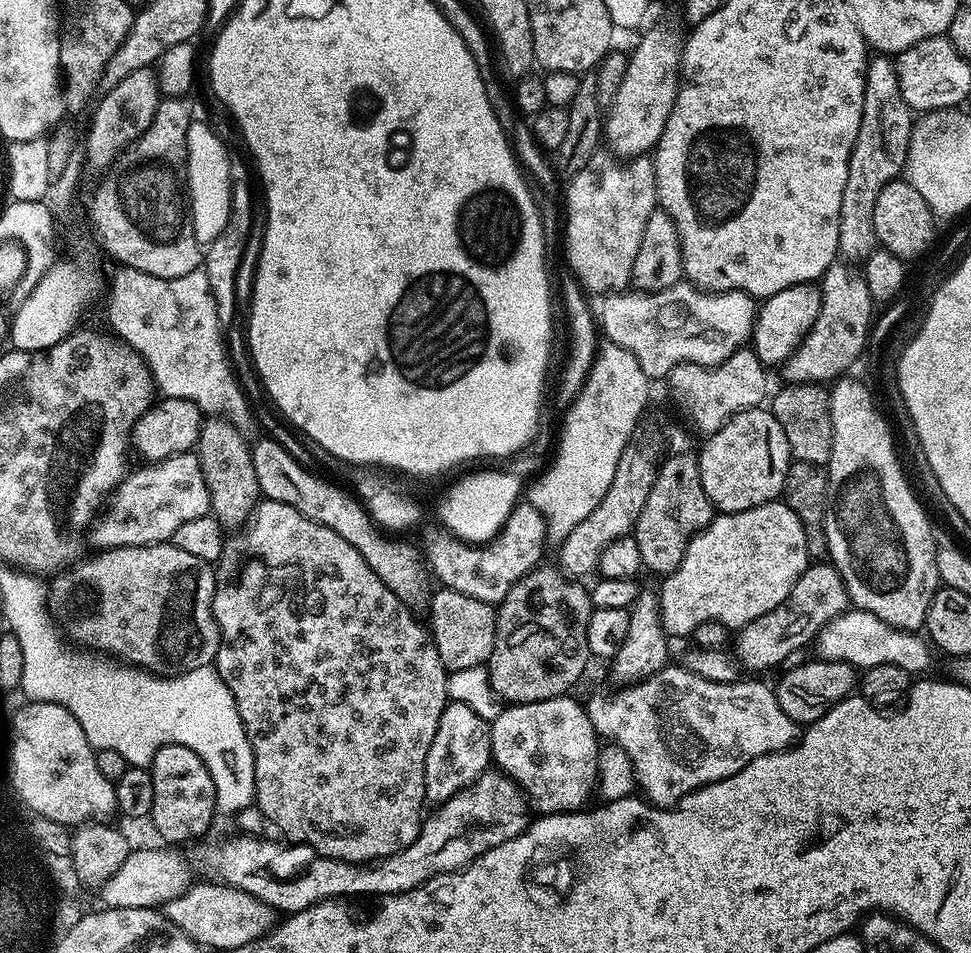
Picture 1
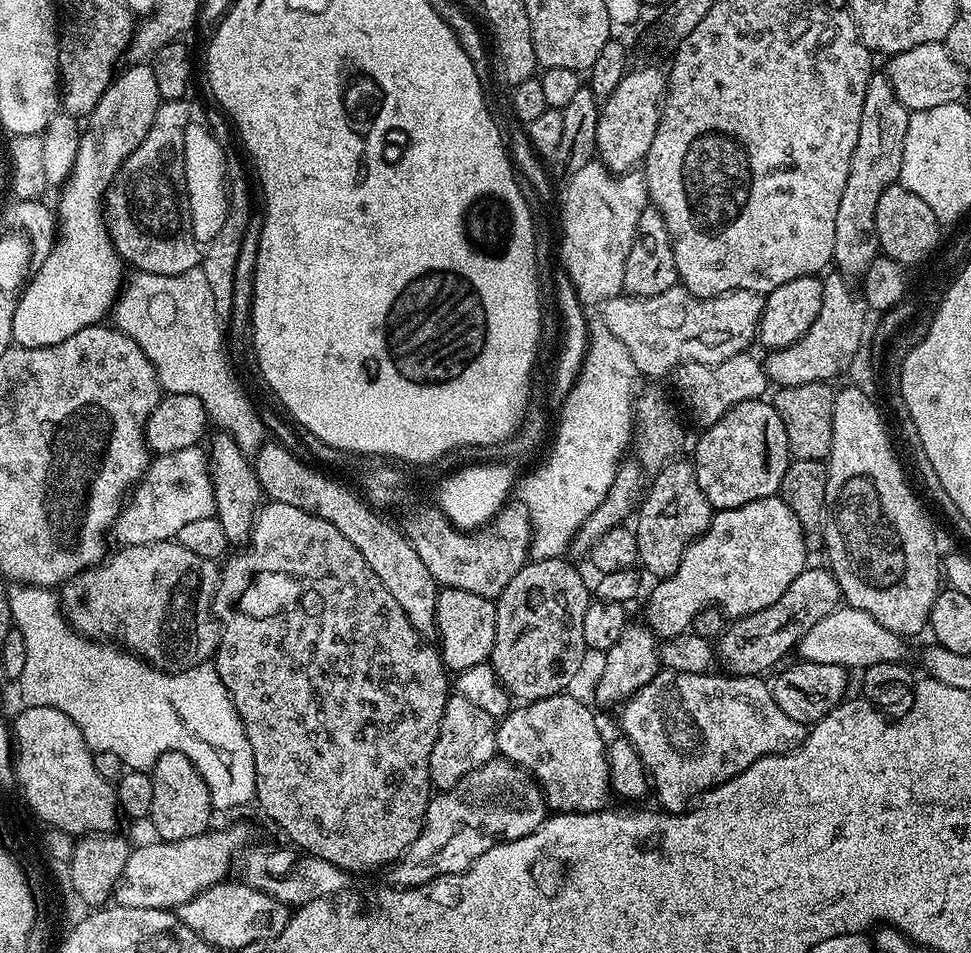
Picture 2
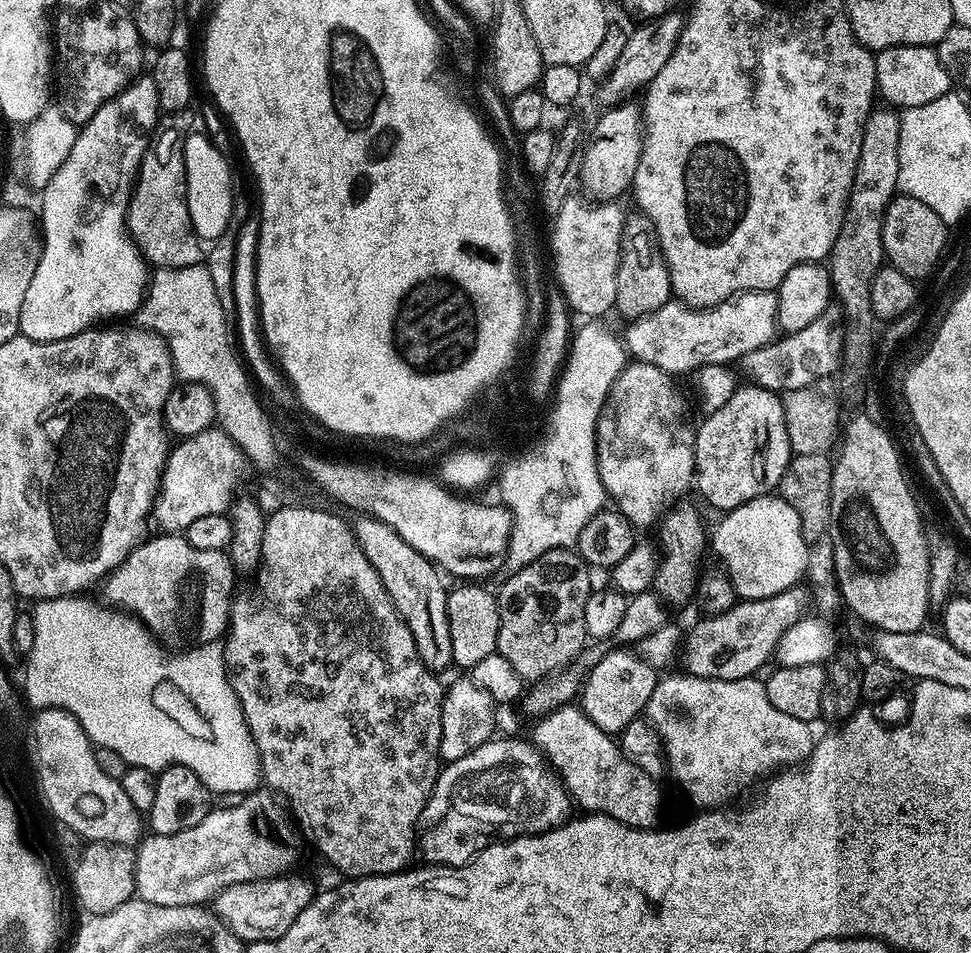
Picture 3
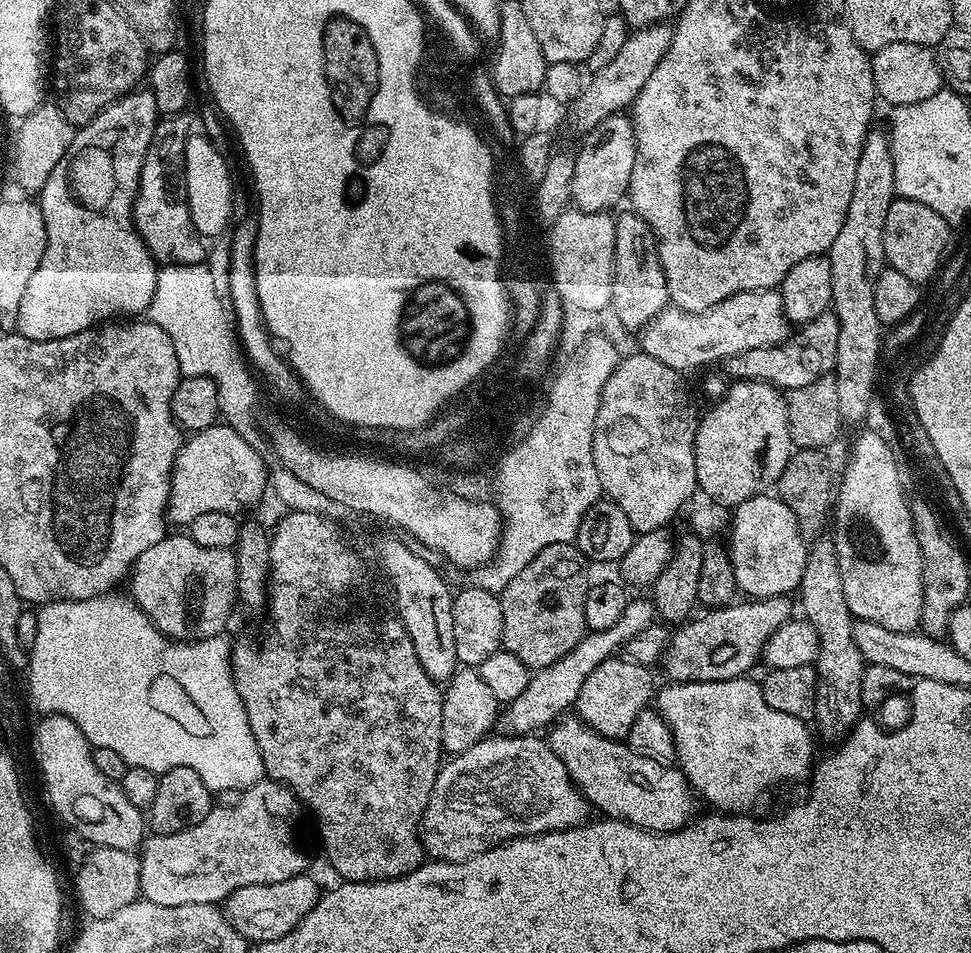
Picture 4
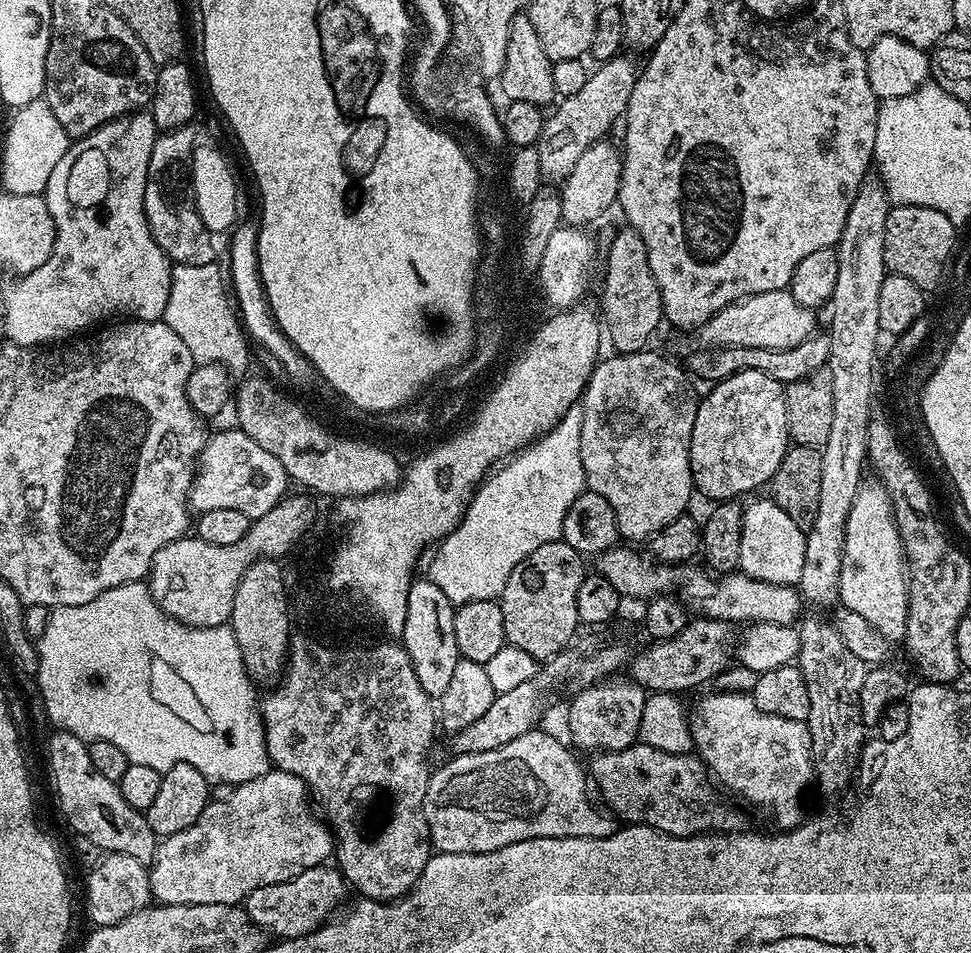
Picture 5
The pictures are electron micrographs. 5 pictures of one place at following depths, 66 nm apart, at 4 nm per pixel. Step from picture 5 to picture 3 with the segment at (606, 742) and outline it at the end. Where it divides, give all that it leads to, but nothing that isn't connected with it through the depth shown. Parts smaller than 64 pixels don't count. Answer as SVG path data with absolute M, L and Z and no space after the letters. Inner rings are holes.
M616 650L620 652L608 652L596 665L592 668L592 673L588 676L588 681L585 682L584 688L582 684L582 691L578 696L579 707L583 708L585 714L590 718L590 722L594 722L594 726L598 726L604 732L609 734L619 734L624 731L624 729L630 726L630 722L634 722L637 718L647 709L648 703L650 702L650 694L654 694L654 686L658 679L657 669L651 668L649 664L639 654L632 650Z

